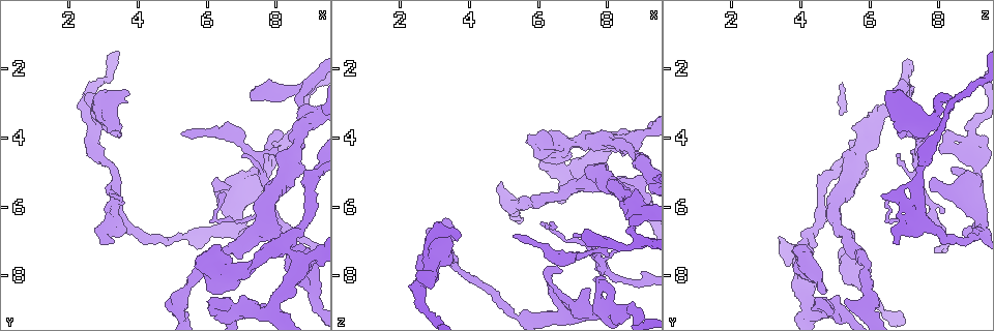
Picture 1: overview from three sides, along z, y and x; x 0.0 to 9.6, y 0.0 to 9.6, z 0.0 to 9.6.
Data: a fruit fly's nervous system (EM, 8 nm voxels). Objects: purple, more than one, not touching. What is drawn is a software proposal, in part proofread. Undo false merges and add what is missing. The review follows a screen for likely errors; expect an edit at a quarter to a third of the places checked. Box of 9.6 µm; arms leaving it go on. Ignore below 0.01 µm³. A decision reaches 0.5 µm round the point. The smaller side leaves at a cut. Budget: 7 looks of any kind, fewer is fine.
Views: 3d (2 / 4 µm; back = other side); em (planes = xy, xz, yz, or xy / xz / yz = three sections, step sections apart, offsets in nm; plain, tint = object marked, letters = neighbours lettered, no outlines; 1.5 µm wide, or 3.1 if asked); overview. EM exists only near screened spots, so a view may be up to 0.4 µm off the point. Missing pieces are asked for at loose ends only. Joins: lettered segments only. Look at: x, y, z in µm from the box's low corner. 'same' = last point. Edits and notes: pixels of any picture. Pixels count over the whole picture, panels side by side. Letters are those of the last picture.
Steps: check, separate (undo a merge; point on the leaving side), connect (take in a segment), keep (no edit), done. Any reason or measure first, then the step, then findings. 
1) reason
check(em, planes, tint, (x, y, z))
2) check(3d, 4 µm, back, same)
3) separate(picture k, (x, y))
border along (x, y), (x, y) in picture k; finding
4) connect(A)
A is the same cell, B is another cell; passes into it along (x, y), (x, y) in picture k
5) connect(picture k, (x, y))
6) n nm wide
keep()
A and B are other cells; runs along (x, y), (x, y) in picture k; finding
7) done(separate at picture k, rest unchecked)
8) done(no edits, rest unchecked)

abrupt turn
check(em, planes, letters, (2.95, 3.50, 7.90))

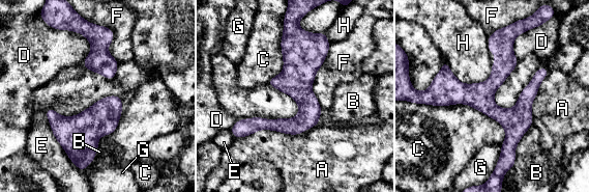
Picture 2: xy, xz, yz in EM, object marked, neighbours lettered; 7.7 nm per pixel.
130 nm wide
keep()
A, B, C, D, E, F, G and H are other cells; border along (330, 43), (312, 85), (321, 110) in picture 2; all the same cell

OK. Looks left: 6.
free end
check(em, xy, step 4, tint, (7.25, 2.75, 6.85))

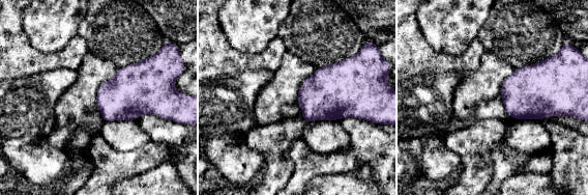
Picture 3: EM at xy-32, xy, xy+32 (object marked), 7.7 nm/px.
another direction
check(em, planes, letters, same)

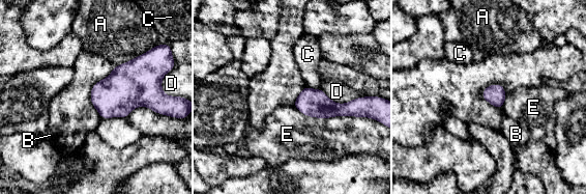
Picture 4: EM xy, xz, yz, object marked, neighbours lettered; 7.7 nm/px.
keep()
A, B, C, D and E are other cells; border along (293, 106), (315, 117), (359, 117) in picture 4; none of them fits

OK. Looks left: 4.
branch stops here
check(3d, 4 µm, back, (7.05, 4.45, 6.90))

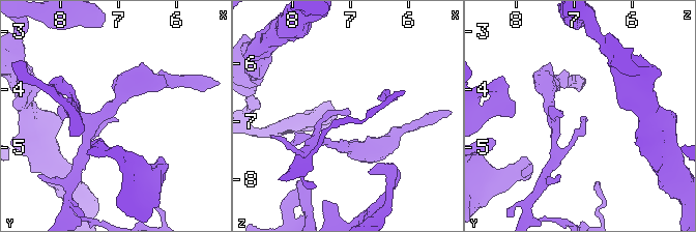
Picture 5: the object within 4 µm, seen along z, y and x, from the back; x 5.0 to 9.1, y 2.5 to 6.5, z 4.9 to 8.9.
now the EM
check(em, yz, step 8, plain, (7.00, 4.50, 6.90))

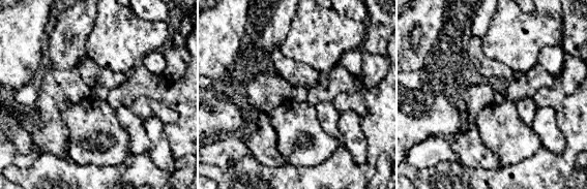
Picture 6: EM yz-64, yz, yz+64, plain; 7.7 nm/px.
what lies round it
check(em, yz, step 8, letters, same)

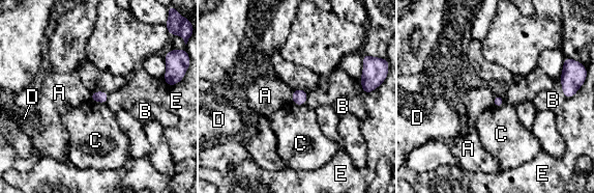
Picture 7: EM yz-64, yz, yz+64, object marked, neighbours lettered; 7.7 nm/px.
keep()
A, B, C, D and E are other cells; none of them fits

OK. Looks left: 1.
done(no edits, rest unchecked)

